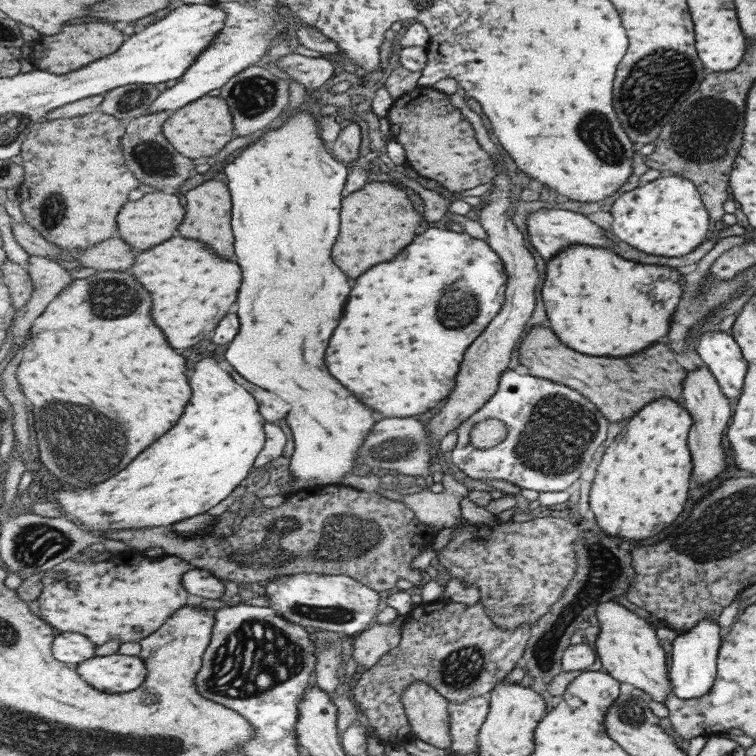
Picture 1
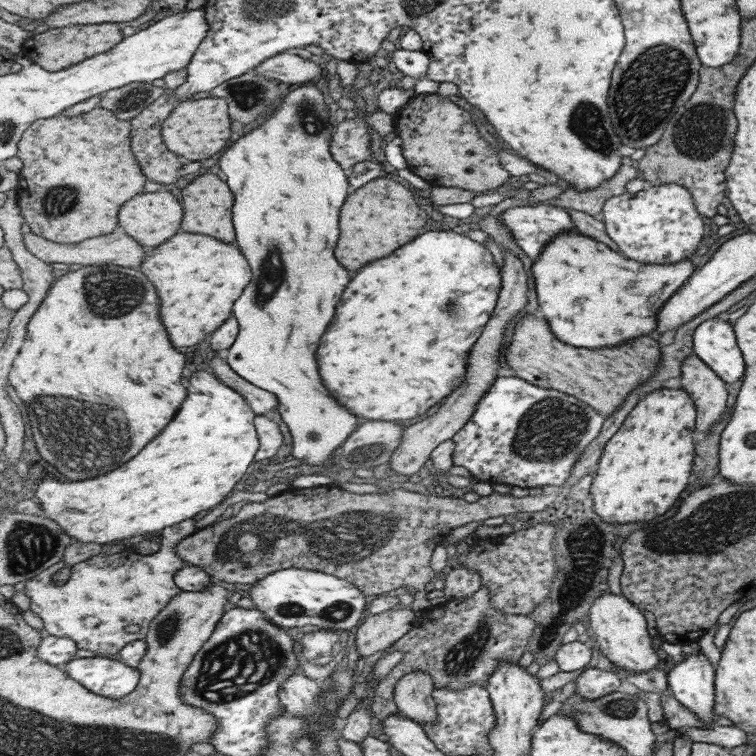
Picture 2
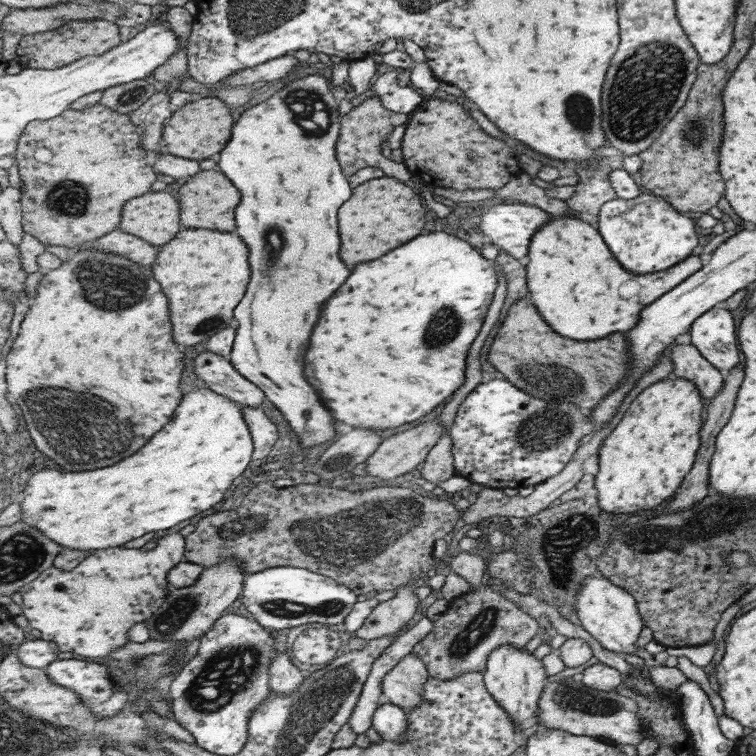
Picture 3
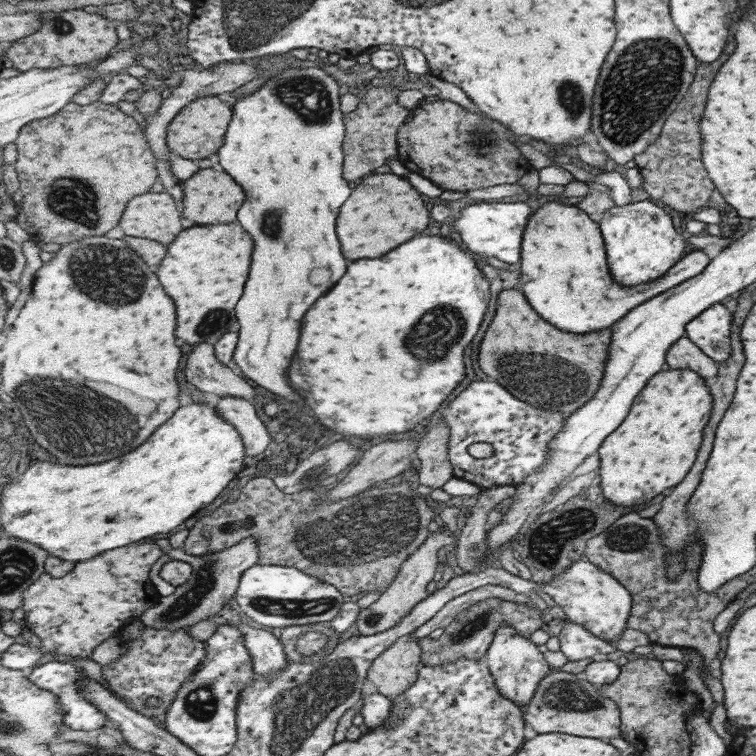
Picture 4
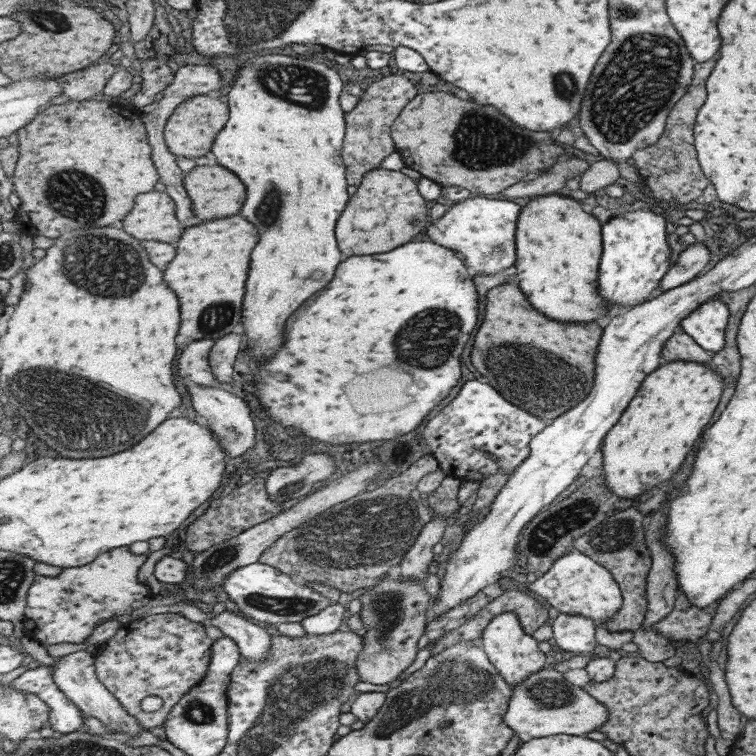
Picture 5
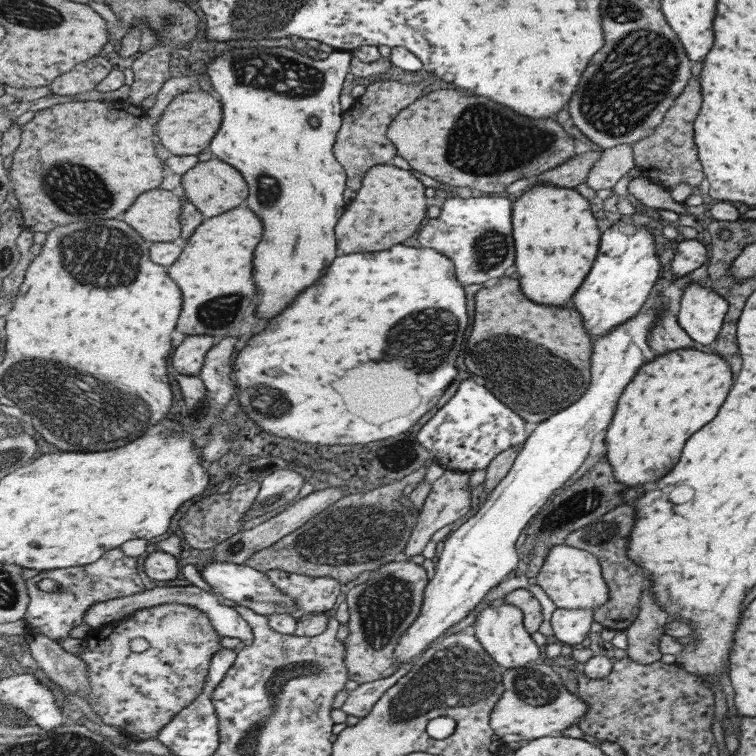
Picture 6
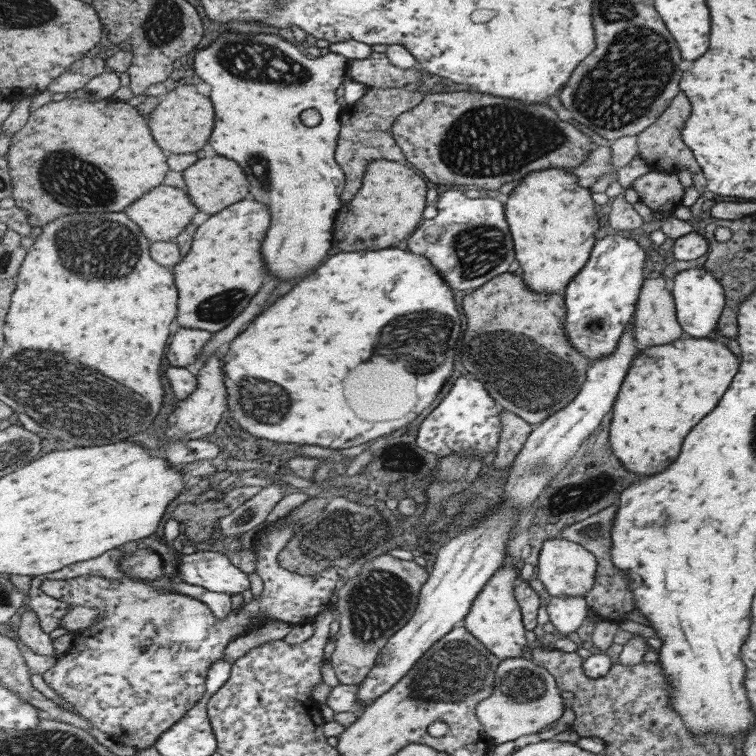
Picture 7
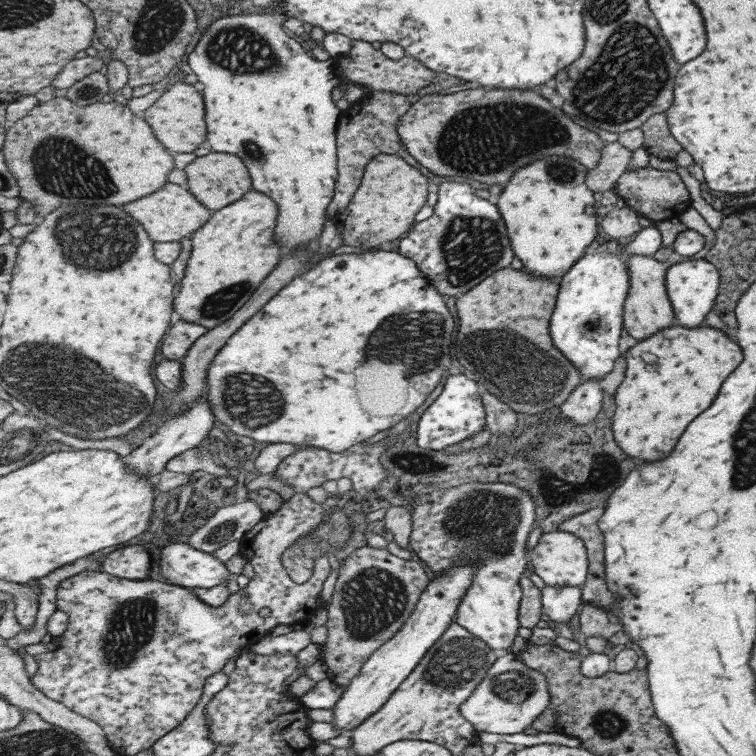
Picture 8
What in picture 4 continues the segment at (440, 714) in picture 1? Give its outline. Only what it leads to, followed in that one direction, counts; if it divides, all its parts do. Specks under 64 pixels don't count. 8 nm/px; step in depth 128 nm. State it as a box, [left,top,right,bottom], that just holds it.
[368,634,422,699]

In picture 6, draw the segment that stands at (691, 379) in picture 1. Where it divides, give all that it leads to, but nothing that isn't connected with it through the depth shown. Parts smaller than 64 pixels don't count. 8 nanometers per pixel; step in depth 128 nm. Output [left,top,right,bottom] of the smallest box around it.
[646,292,697,355]

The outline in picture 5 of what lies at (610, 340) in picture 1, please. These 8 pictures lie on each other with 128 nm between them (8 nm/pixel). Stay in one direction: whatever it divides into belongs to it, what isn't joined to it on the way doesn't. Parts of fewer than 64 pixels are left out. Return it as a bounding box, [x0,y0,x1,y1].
[516,193,711,322]

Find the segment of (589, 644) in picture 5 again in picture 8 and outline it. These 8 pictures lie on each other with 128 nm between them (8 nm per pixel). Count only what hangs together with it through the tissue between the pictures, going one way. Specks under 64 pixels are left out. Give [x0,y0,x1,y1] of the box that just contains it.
[542,584,583,623]

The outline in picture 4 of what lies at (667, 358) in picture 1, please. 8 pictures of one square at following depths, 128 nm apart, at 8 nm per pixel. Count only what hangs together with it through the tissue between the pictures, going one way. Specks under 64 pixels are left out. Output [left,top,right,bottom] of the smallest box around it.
[479,288,611,417]

